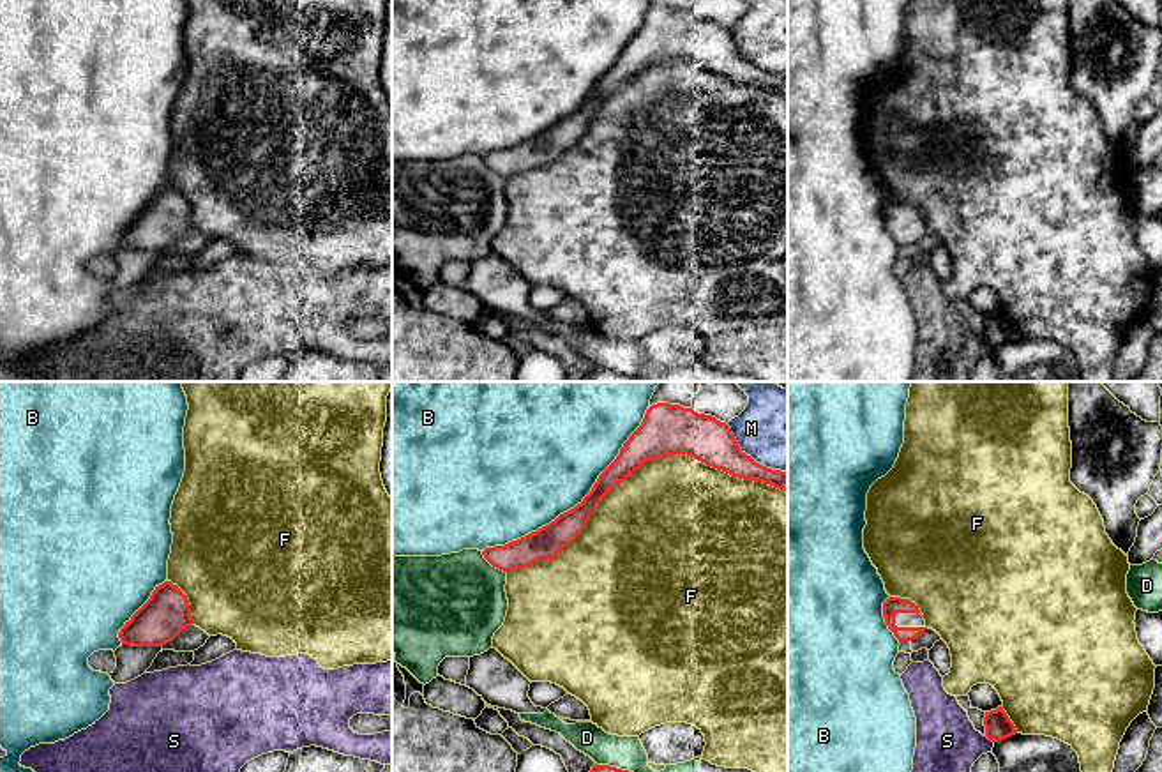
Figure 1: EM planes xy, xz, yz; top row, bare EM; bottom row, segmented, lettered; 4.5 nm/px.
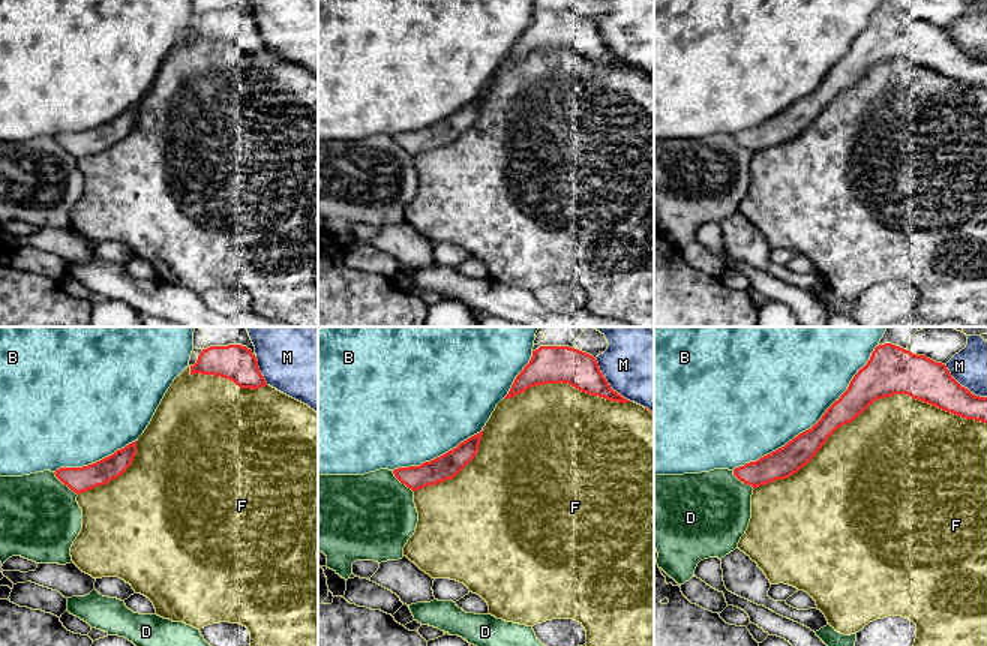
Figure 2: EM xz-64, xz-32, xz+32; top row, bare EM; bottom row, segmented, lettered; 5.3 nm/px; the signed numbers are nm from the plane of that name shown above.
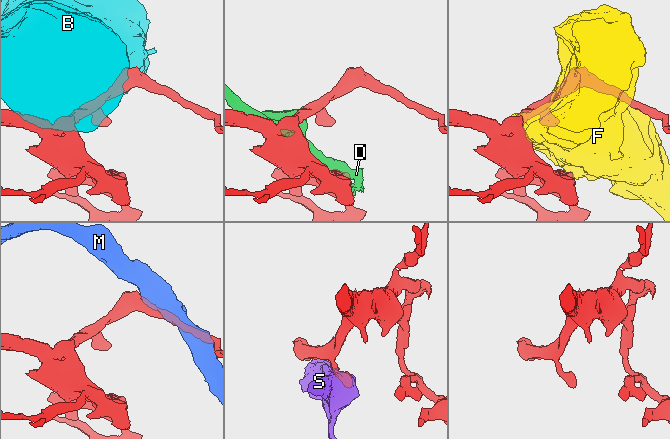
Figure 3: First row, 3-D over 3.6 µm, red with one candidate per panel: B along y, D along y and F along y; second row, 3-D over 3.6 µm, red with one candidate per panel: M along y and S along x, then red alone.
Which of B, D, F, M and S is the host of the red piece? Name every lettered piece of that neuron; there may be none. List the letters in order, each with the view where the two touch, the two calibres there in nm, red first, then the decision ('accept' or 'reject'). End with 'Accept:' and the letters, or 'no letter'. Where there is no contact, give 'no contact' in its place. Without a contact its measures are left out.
B: xz | 150/500 nm | reject
D: xz | 140/460 nm | reject
F: xz | 240/500 nm | accept
M: xz | 200/380 nm | reject
S: yz | 130/280 nm | reject
Accept: F

